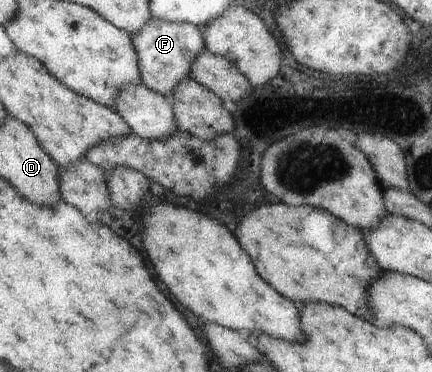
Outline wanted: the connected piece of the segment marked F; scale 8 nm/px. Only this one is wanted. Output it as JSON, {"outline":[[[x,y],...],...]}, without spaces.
{"outline":[[[151,18],[143,29],[130,33],[134,48],[137,50],[141,81],[152,90],[170,98],[178,83],[192,77],[192,64],[207,48],[202,31],[190,23],[170,23],[164,19]]]}

